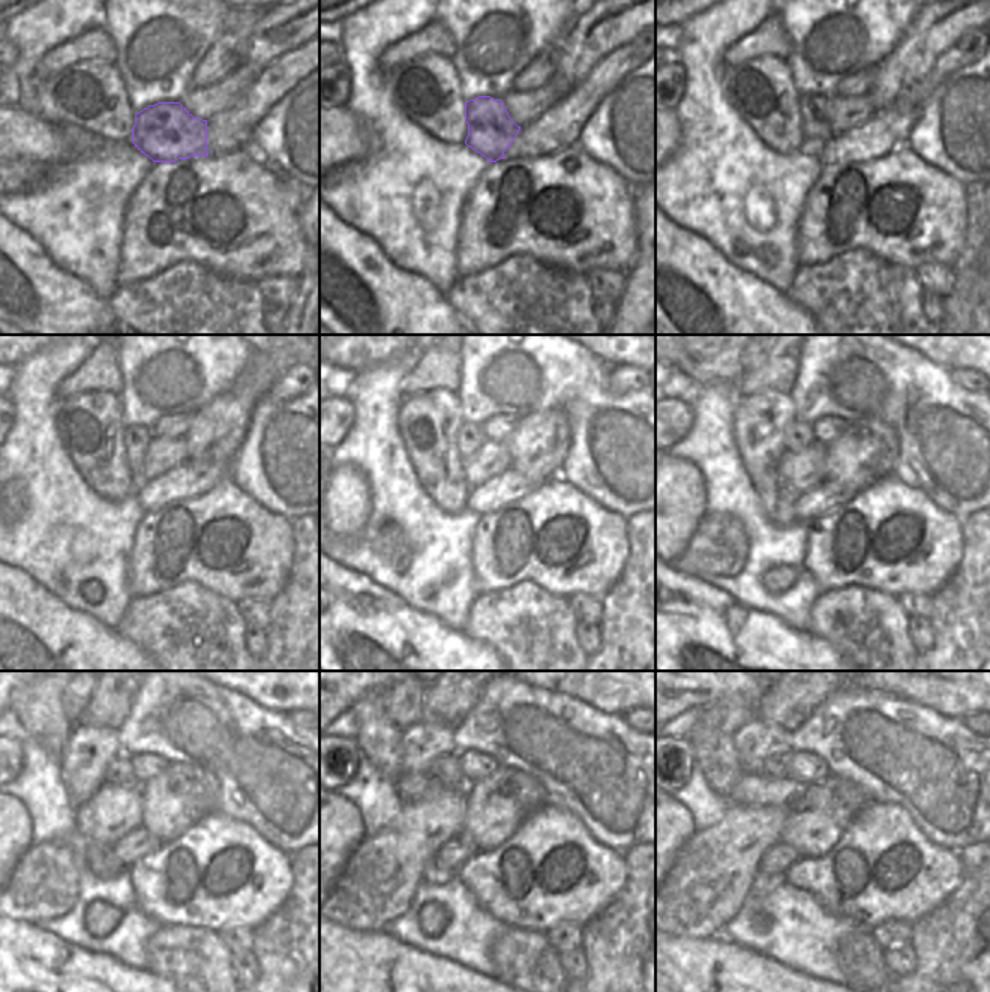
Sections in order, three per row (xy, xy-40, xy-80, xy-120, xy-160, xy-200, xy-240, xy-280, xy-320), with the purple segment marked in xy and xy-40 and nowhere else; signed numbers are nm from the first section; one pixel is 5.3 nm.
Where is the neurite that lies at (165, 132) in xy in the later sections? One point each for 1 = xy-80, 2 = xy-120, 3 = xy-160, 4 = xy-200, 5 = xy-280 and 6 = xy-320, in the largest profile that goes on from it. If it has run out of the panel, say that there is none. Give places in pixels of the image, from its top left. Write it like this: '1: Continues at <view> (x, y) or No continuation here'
1: Continues at xy-80 (815, 110)
2: Continues at xy-120 (135, 438)
3: Continues at xy-160 (470, 438)
4: Continues at xy-200 (798, 434)
5: Continues at xy-280 (446, 769)
6: Continues at xy-320 (774, 766).

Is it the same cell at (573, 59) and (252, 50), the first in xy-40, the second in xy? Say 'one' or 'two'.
one

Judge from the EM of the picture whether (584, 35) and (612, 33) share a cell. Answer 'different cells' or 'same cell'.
same cell

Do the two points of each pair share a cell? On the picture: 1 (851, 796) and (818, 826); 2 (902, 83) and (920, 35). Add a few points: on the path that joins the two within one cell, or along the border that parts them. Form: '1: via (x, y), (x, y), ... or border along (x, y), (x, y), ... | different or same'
1: via (843, 800), (825, 818) | same
2: via (902, 71), (920, 47) | same

